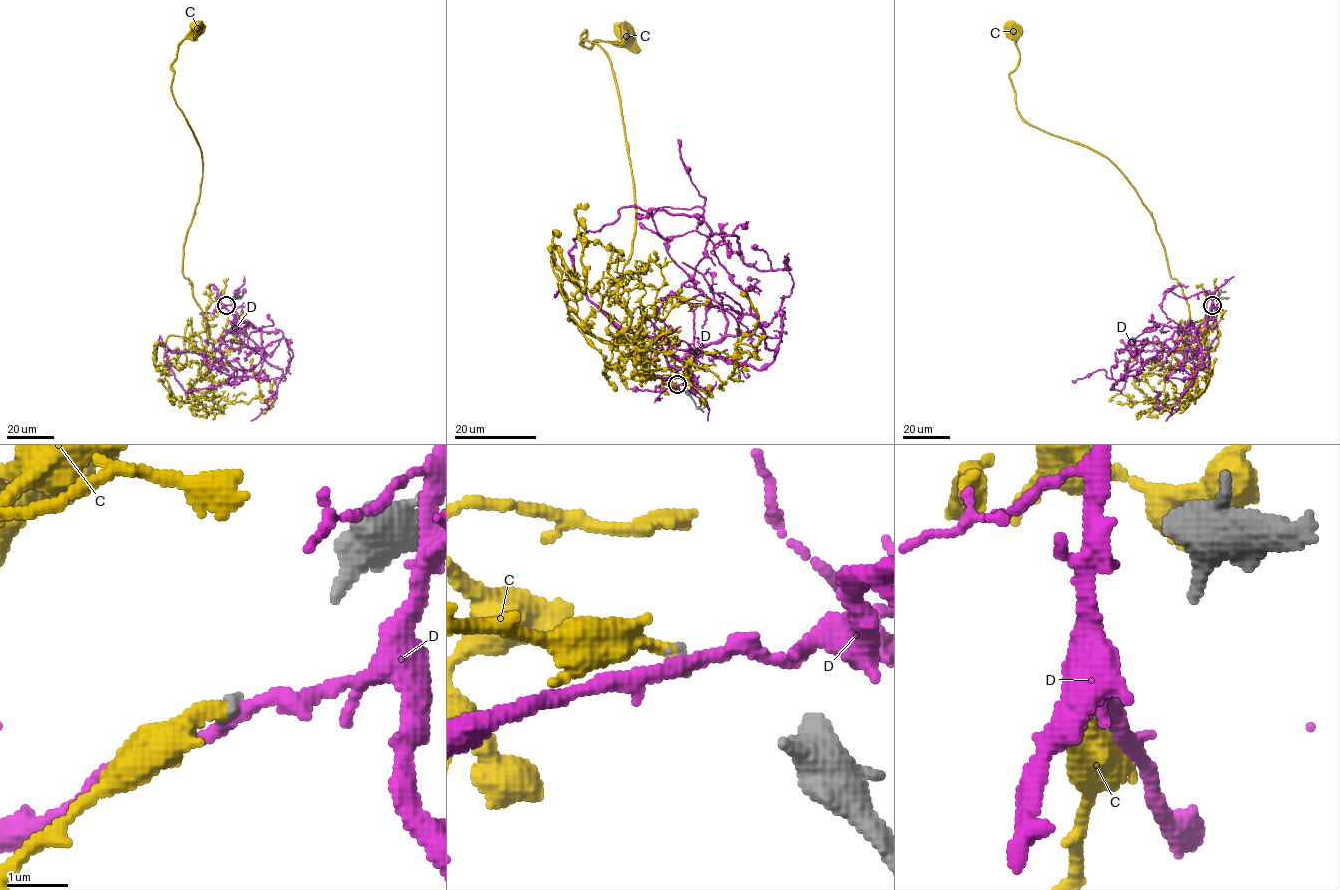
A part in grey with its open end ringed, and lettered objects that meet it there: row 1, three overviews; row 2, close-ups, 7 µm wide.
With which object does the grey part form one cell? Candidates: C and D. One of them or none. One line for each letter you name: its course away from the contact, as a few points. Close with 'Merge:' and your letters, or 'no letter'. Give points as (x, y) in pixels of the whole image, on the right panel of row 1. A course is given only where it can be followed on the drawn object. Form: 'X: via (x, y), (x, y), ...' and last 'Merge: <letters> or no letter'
C: via (1213, 305), (1196, 328), (1152, 213), (1119, 169), (1024, 119), (1009, 74), (1020, 57), (1010, 26)
Merge: C

